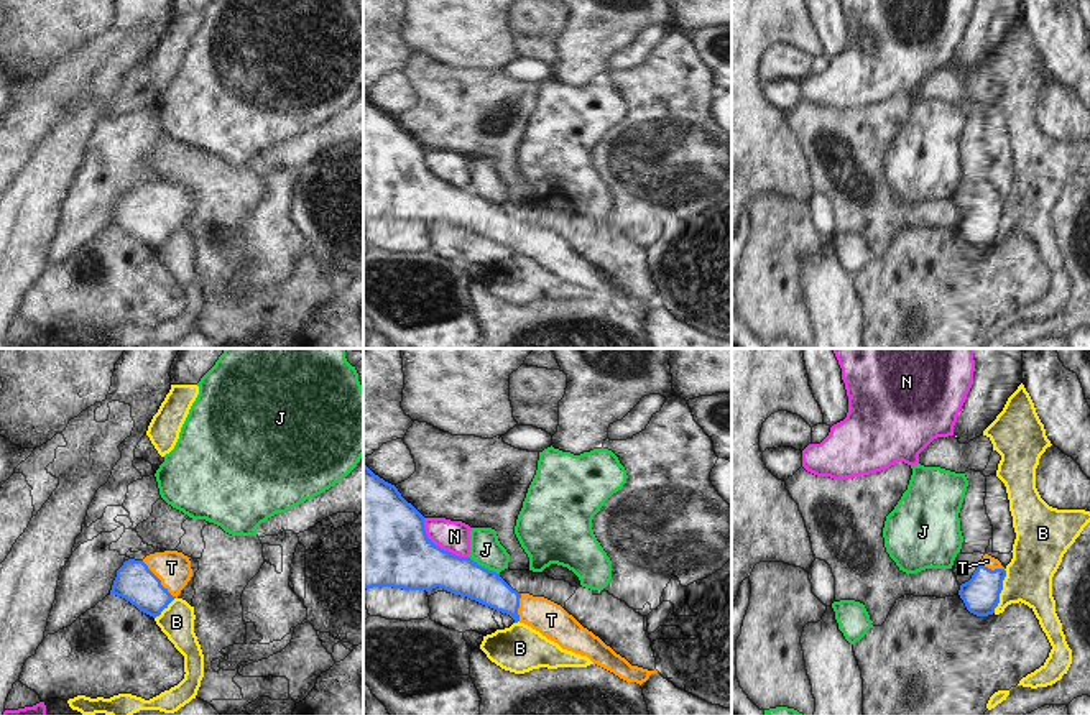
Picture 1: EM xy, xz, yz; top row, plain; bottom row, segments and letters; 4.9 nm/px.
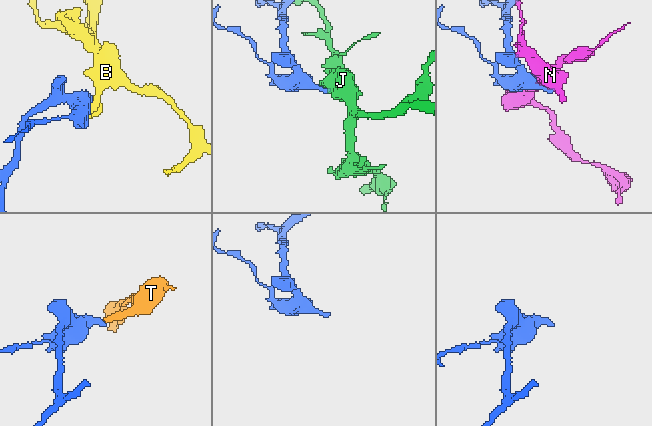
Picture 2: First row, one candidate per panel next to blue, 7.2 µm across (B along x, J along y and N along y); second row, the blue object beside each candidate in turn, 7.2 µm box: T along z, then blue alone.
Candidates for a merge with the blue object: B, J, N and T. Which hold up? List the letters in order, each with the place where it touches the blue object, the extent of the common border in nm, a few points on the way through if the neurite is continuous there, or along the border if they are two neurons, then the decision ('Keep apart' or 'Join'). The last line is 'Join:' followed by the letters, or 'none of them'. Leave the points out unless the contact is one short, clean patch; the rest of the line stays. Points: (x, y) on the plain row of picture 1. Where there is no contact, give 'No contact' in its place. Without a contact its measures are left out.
B: Touches blue at yz (1002, 221). Shared border 220 nm. Boundary: yz (1005, 201), (1000, 234), (993, 244). Keep apart
J: Touches blue at xz (484, 199). Shared border 180 nm. Boundary: xz (469, 188), (498, 206). Keep apart
N: Touches blue at xz (438, 178). Shared border 300 nm. Keep apart
T: Touches blue at xy (160, 212). Shared border 260 nm. Path across: xy (135, 214), (160, 212), (171, 199). Join
Join: T.

